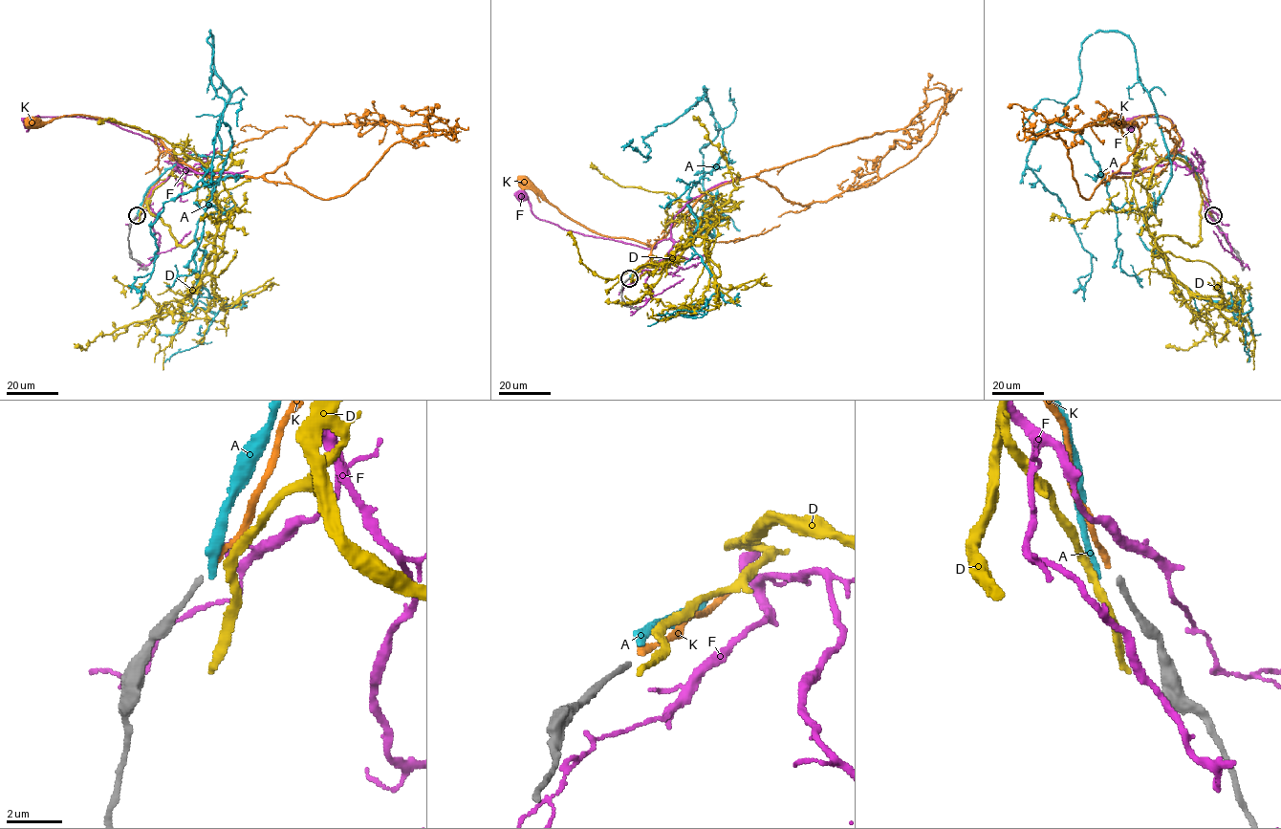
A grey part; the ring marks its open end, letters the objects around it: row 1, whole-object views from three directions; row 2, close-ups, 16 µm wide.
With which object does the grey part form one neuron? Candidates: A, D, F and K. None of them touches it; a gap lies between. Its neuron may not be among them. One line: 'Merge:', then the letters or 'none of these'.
Merge: none of these

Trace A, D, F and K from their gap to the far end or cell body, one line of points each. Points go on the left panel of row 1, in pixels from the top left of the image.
A: (138, 215), (168, 169), (221, 153), (228, 91), (210, 31), (225, 100), (212, 165), (163, 205), (140, 292)
D: (139, 215), (148, 202), (180, 245), (219, 235), (215, 268), (165, 316), (98, 335), (85, 349), (74, 343)
F: (139, 213), (149, 207), (151, 190), (181, 165), (161, 145), (108, 121), (90, 119), (35, 117), (28, 122)
K: (138, 214), (150, 188), (159, 180), (158, 148), (162, 143), (155, 137), (106, 119), (80, 115), (33, 124)

